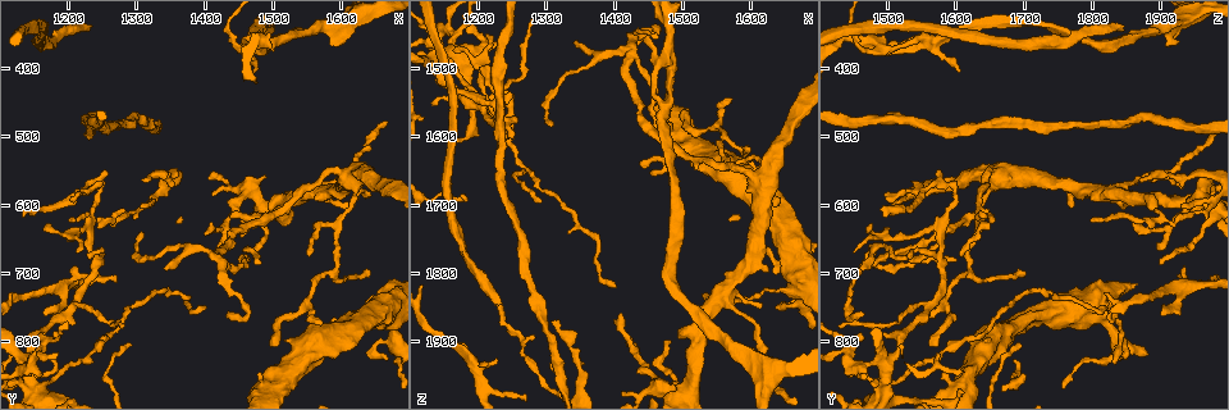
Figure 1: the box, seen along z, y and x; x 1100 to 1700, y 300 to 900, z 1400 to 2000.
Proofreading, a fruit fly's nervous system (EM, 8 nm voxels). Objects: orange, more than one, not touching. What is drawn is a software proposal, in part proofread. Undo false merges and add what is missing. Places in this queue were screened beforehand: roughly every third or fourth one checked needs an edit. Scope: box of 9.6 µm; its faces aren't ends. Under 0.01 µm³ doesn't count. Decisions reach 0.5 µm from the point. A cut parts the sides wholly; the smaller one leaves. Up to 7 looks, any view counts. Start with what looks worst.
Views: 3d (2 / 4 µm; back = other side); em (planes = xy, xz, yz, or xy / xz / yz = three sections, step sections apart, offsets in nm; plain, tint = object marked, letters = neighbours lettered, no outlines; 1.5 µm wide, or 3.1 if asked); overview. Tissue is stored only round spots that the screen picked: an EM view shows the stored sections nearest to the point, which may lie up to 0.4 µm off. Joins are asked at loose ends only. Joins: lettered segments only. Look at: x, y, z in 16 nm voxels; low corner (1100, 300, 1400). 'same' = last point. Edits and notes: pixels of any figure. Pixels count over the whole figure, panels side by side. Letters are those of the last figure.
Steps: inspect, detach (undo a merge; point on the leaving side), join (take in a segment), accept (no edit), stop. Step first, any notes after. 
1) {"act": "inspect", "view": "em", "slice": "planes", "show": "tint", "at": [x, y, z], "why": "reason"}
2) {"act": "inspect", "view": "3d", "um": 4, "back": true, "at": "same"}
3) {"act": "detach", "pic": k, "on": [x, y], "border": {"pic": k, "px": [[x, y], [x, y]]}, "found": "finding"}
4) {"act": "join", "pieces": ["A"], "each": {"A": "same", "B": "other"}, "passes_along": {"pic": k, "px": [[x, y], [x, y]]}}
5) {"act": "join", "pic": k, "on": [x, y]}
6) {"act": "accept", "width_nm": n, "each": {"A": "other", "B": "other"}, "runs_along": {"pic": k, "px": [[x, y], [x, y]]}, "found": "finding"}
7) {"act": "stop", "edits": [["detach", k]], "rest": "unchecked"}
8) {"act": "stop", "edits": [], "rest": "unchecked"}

{"act": "inspect", "view": "em", "slice": "planes", "show": "tint", "at": [1615, 605, 1775], "why": "an open end"}

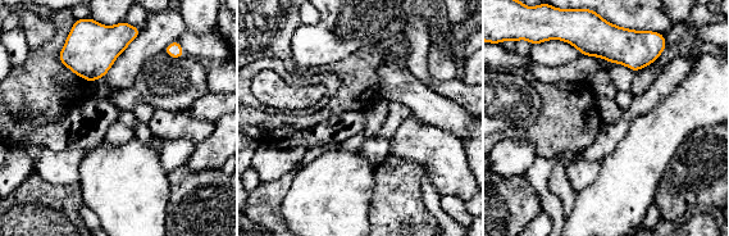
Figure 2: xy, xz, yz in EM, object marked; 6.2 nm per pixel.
{"act": "inspect", "view": "em", "slice": "planes", "show": "letters", "at": "same", "why": "see the neighbours"}

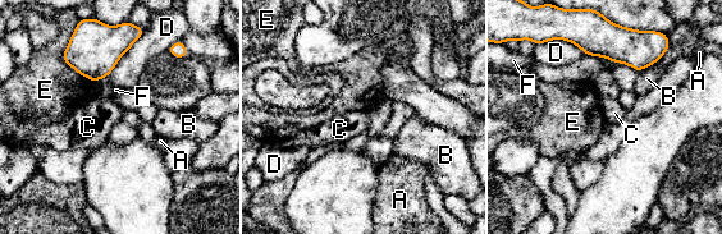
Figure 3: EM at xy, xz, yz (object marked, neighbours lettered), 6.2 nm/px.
{"act": "accept", "each": {"A": "other", "B": "other", "C": "other", "D": "other", "E": "other", "F": "other"}, "border": {"pic": 3, "px": [[145, 31], [115, 67], [95, 82]]}, "found": "none of them fits"}

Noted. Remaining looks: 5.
{"act": "inspect", "view": "em", "slice": "planes", "show": "plain", "at": [1585, 370, 1905], "why": "an open end"}

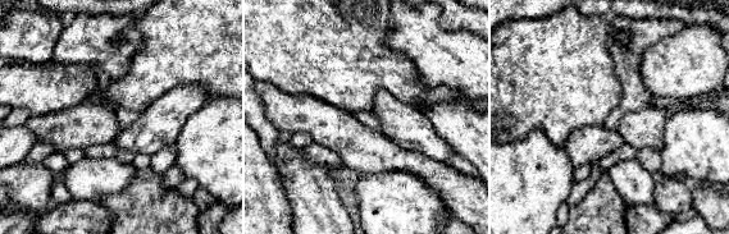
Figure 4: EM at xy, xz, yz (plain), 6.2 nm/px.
{"act": "inspect", "view": "em", "slice": "planes", "show": "letters", "at": "same"}

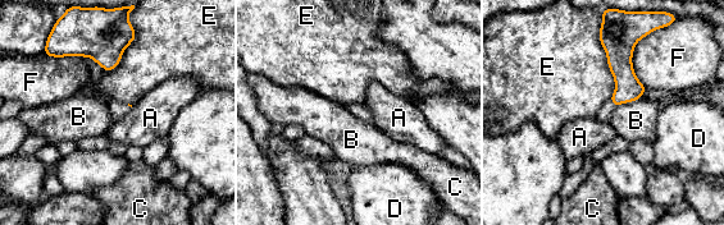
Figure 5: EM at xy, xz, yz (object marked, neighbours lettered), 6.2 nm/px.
{"act": "accept", "each": {"A": "other", "B": "other", "C": "other", "D": "other", "E": "other", "F": "other"}, "border": {"pic": 5, "px": [[641, 97], [617, 106]]}, "found": "none of them fits"}

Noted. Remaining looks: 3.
{"act": "inspect", "view": "3d", "um": 2, "at": [1235, 640, 1580], "why": "a fork"}

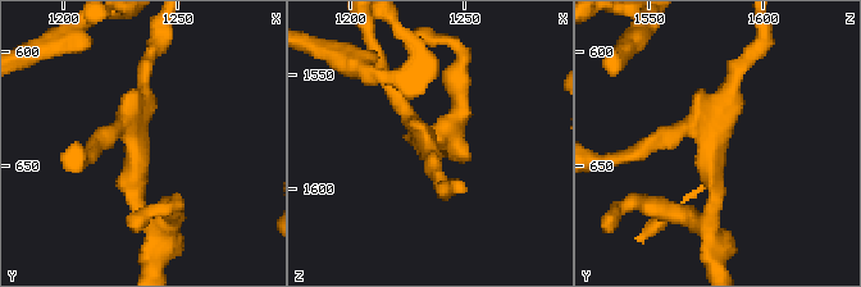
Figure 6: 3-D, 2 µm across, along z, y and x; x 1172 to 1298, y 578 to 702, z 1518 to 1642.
{"act": "inspect", "view": "em", "slice": "yz", "step": 4, "show": "tint", "at": [1234, 640, 1578], "arms": 3, "why": "shape alone is not enough"}

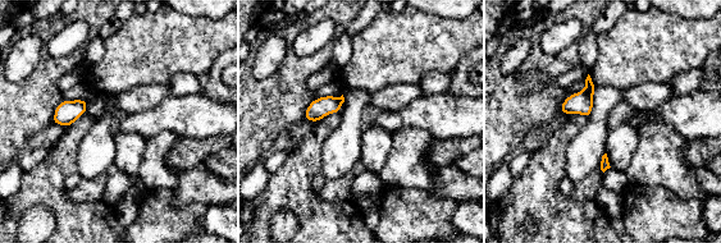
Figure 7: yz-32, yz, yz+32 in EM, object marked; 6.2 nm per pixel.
{"act": "inspect", "view": "em", "slice": "planes", "show": "letters", "at": "same"}

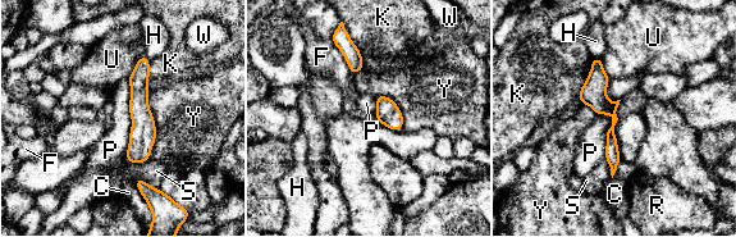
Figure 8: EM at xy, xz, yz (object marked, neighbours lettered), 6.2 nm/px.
{"act": "accept", "width_nm": 120, "each": {"C": "other", "F": "other", "H": "other", "K": "other", "P": "other", "R": "other", "S": "other", "U": "other", "W": "other", "Y": "other"}, "runs_along": {"pic": 8, "px": [[595, 62], [597, 98], [613, 115], [613, 167]]}, "found": "continuous, no second cell"}

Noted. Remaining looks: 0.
{"act": "stop", "edits": [], "rest": "unchecked"}

